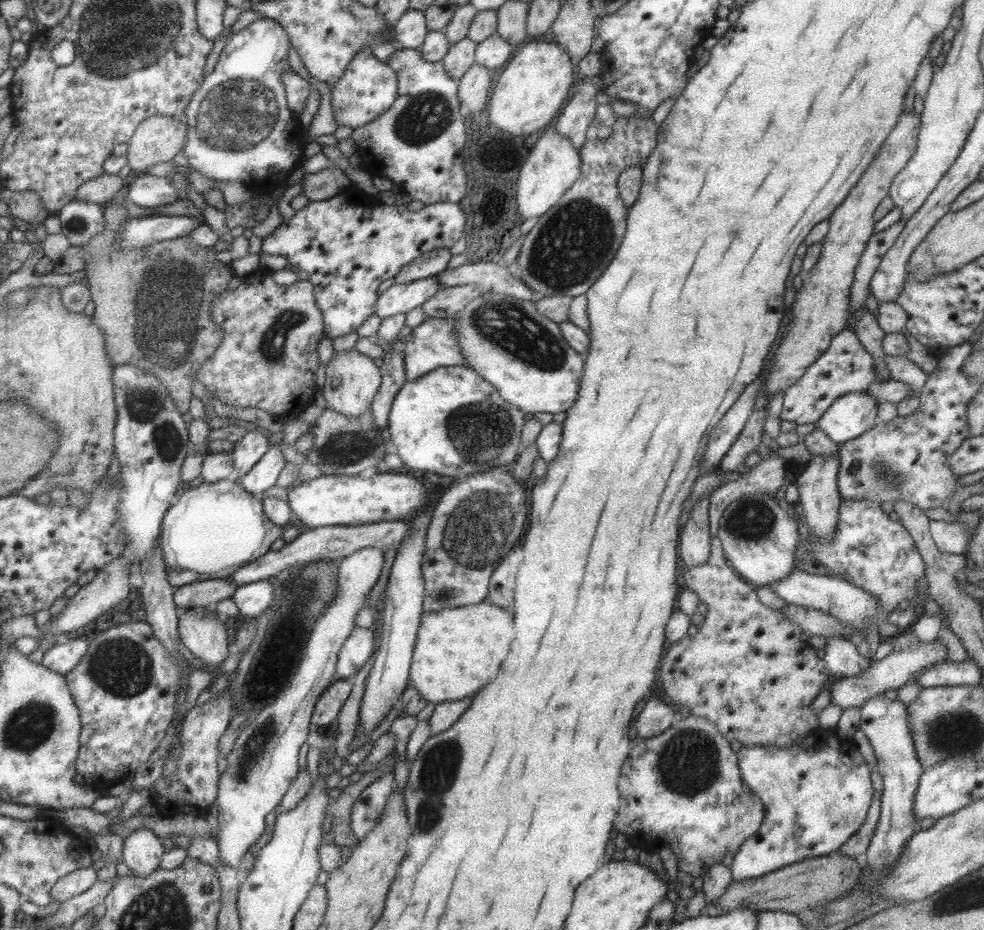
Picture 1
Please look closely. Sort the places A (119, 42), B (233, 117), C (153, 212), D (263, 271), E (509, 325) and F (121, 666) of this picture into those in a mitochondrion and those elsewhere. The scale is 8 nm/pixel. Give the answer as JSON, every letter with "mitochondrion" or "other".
{"A":"mitochondrion","B":"mitochondrion","C":"other","D":"other","E":"mitochondrion","F":"mitochondrion"}

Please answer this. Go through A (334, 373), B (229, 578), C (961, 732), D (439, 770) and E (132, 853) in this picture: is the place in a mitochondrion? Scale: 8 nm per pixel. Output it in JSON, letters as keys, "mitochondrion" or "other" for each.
{"A":"other","B":"other","C":"mitochondrion","D":"mitochondrion","E":"other"}

